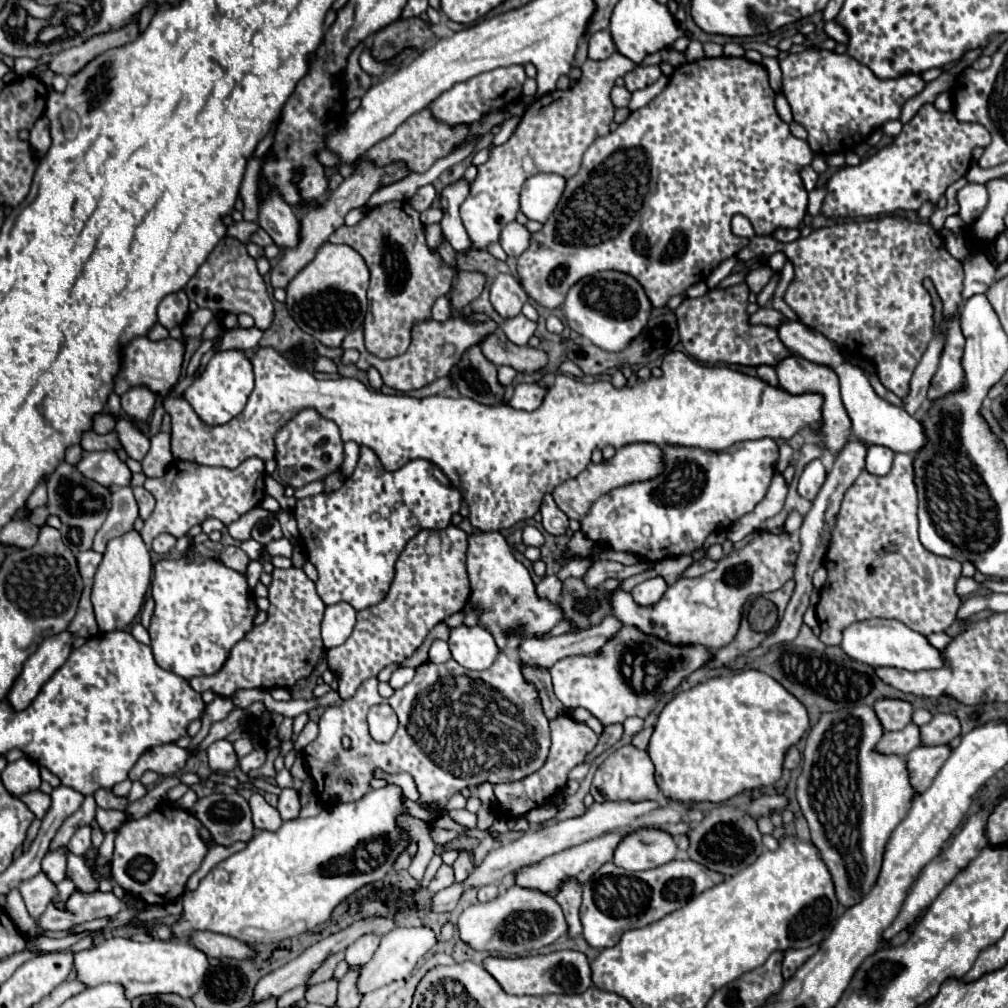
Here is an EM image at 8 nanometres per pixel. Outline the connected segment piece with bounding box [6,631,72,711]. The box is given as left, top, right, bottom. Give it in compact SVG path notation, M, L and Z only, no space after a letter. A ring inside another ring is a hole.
M64 631L60 635L44 639L38 651L26 659L20 677L6 697L14 711L24 711L34 701L34 695L38 695L42 685L54 675L54 671L58 671L58 667L62 667L62 663L66 663L70 645L72 637L68 631Z

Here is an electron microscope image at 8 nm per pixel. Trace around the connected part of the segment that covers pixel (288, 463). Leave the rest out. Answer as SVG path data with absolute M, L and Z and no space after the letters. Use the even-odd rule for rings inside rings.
M314 409L300 411L292 421L286 423L276 435L276 463L282 481L294 489L312 483L324 481L324 477L336 471L342 463L342 439L338 427L318 415Z

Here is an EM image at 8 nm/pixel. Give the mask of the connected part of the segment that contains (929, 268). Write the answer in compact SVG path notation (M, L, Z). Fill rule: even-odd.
M740 214L732 218L731 229L735 235L750 240L750 245L736 255L740 263L760 261L766 265L776 251L786 255L796 267L796 275L784 293L784 301L804 325L826 335L826 339L834 339L842 351L864 352L864 359L874 365L888 391L898 397L908 395L908 381L934 337L934 327L936 331L944 332L946 344L940 367L930 383L928 399L934 401L964 385L964 371L960 365L964 351L964 335L960 329L962 261L948 253L942 235L930 225L914 223L900 215L886 215L878 221L846 221L834 227L816 229L812 235L792 243L756 236L750 221ZM906 243L922 245L922 259L918 259L918 251L906 247ZM924 277L932 279L942 297L946 321L940 325L934 325L932 321L932 299L922 287Z

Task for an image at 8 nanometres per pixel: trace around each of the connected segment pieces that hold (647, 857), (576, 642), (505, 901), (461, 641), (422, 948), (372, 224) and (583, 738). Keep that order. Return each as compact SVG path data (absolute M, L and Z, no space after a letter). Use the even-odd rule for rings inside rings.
M654 827L632 829L614 849L612 863L628 871L644 871L664 865L676 857L676 841Z
M606 617L598 627L582 633L564 633L552 639L526 639L518 645L524 663L536 667L552 667L558 659L570 655L602 655L606 639L618 635L624 623L618 617Z
M518 887L500 893L488 903L478 903L468 907L458 919L458 931L462 941L472 945L476 951L502 951L508 955L518 955L524 951L540 949L568 933L568 923L562 907L556 899L538 889Z
M454 627L448 645L452 659L472 671L484 671L498 655L494 637L484 627Z
M416 927L416 929L394 929L394 931L388 931L384 937L382 937L382 943L378 947L378 951L374 953L374 957L360 967L360 975L358 975L358 981L356 981L356 989L360 995L366 995L374 989L380 989L384 985L390 985L390 981L400 981L400 979L406 979L418 959L422 955L426 955L426 951L432 949L432 945L436 943L436 937L432 933L430 927Z
M392 201L370 209L354 227L336 229L330 243L344 243L356 249L370 269L370 309L364 321L366 349L380 357L402 355L410 347L410 331L416 323L430 319L436 297L446 295L452 287L454 273L446 267L438 253L430 253L424 237L420 213L408 201ZM396 249L396 253L392 253ZM404 279L404 287L402 287Z
M560 715L556 719L550 719L550 737L552 737L550 755L548 755L546 763L542 765L542 769L538 769L536 773L528 775L526 779L494 785L496 813L498 815L510 817L510 819L518 819L518 817L526 815L528 811L532 811L534 807L550 803L560 793L560 789L566 787L570 769L576 767L578 763L582 763L588 757L588 753L598 743L598 735L588 725L584 725L580 721L574 721L570 715Z

